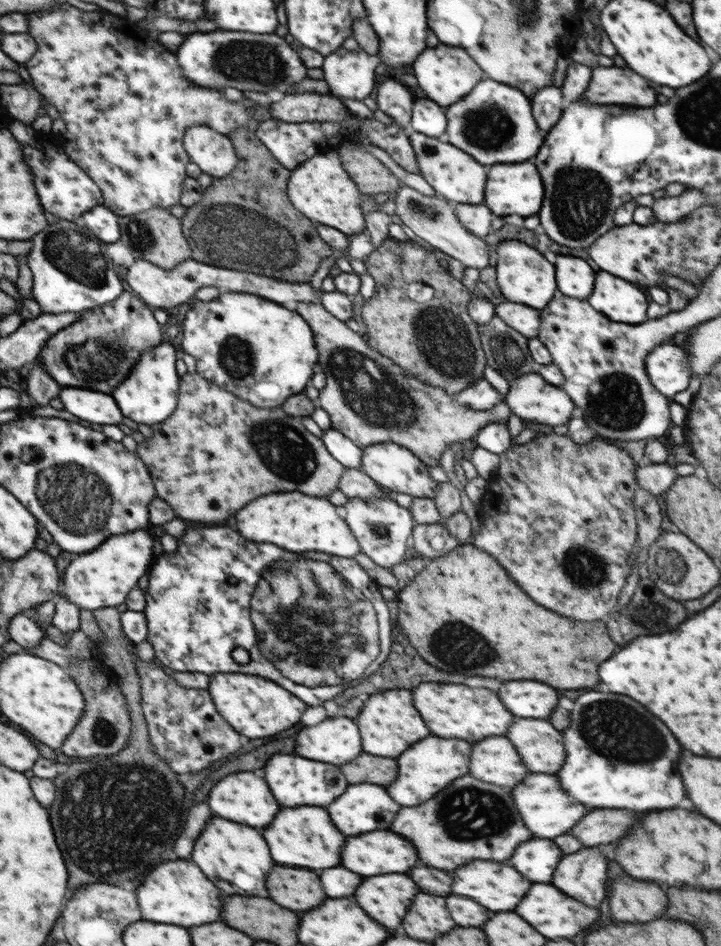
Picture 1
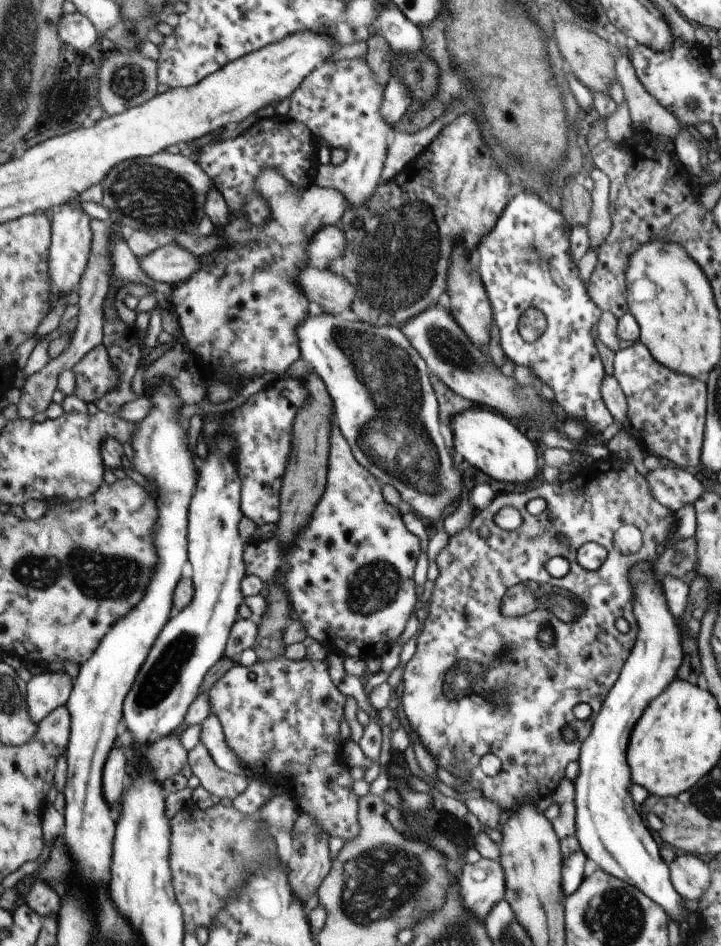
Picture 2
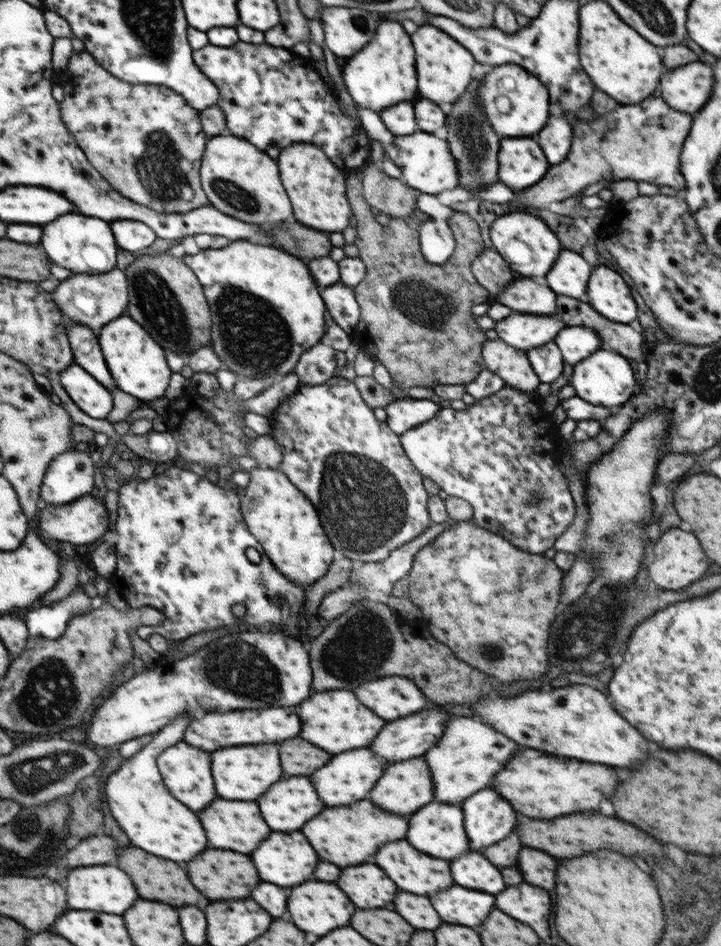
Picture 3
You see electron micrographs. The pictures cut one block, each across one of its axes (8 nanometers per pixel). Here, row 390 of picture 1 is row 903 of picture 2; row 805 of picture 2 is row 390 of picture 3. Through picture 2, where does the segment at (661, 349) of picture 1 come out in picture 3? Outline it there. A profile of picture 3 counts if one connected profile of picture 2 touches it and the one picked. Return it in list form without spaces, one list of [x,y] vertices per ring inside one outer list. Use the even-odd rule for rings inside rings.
[[[598,350],[584,358],[584,362],[574,365],[572,372],[572,386],[576,390],[575,395],[596,404],[596,406],[618,406],[626,404],[628,398],[634,394],[634,388],[638,385],[634,369],[625,356],[608,352],[608,350]]]

